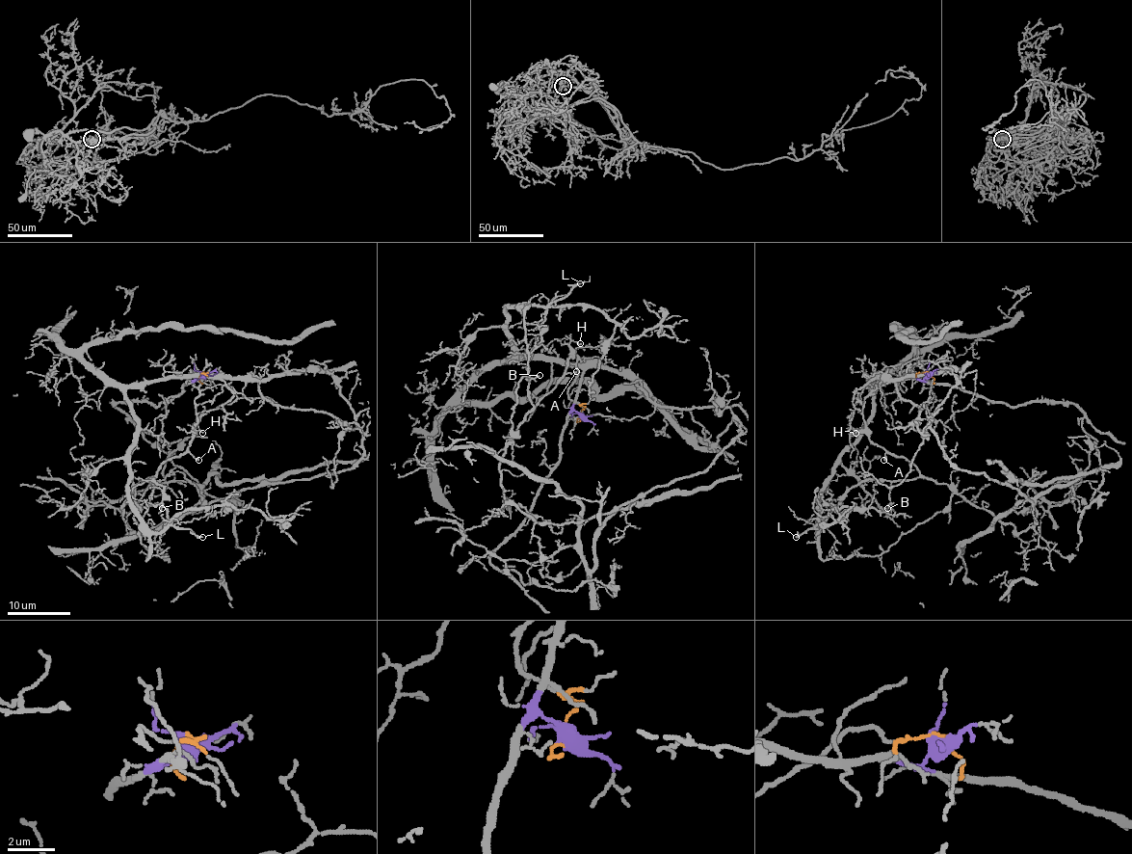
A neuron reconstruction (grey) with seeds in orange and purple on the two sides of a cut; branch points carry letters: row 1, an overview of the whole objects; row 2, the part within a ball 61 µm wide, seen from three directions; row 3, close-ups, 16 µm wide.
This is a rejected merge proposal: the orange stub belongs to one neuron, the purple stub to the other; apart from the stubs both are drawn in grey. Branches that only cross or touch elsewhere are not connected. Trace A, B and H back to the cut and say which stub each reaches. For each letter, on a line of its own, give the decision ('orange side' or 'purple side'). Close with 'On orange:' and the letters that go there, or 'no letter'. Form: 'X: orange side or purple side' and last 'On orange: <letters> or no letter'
A: orange side
B: orange side
H: orange side
On orange: A, B, H

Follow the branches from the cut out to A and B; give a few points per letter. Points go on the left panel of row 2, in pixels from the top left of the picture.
A: (203, 373), (190, 370), (199, 383), (199, 393), (195, 400), (195, 435), (189, 450), (198, 460)
B: (203, 373), (190, 370), (199, 383), (194, 438), (150, 480), (149, 502), (162, 507)

